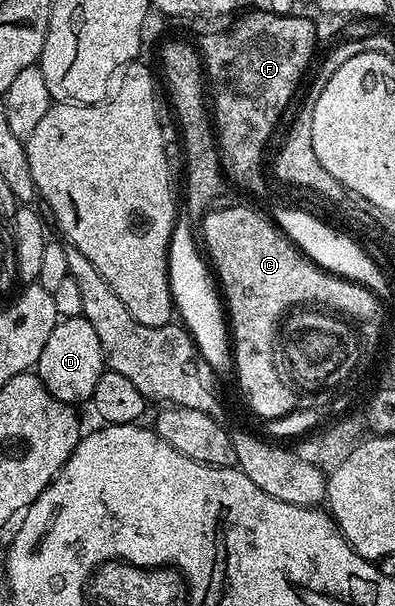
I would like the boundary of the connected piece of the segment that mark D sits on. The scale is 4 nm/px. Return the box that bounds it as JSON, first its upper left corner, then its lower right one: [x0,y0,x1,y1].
[37,316,104,403]

